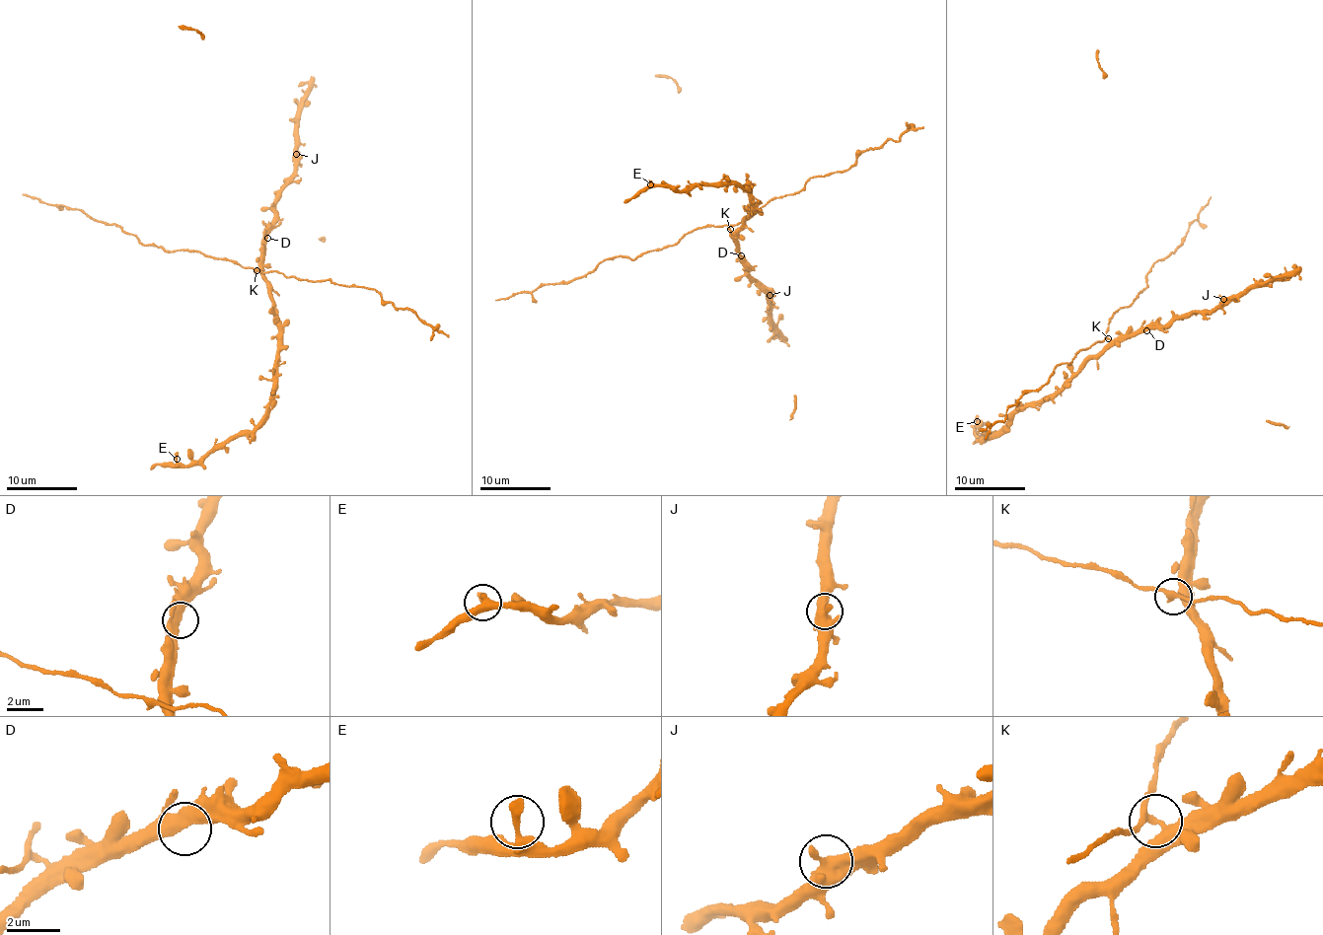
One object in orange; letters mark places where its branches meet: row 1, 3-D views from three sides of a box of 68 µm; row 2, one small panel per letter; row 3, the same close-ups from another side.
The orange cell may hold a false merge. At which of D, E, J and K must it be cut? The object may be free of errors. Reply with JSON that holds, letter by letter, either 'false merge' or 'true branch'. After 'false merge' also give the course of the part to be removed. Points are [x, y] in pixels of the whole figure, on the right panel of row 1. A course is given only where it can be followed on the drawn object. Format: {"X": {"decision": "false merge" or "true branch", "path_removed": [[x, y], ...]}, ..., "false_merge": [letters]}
{"D": {"decision": "true branch"}, "E": {"decision": "true branch"}, "J": {"decision": "true branch"}, "K": {"decision": "false merge", "path_removed": [[1108, 339], [1112, 315], [1148, 287], [1146, 274], [1175, 250], [1188, 224], [1197, 220], [1210, 196]]}, "false_merge": ["K"]}

